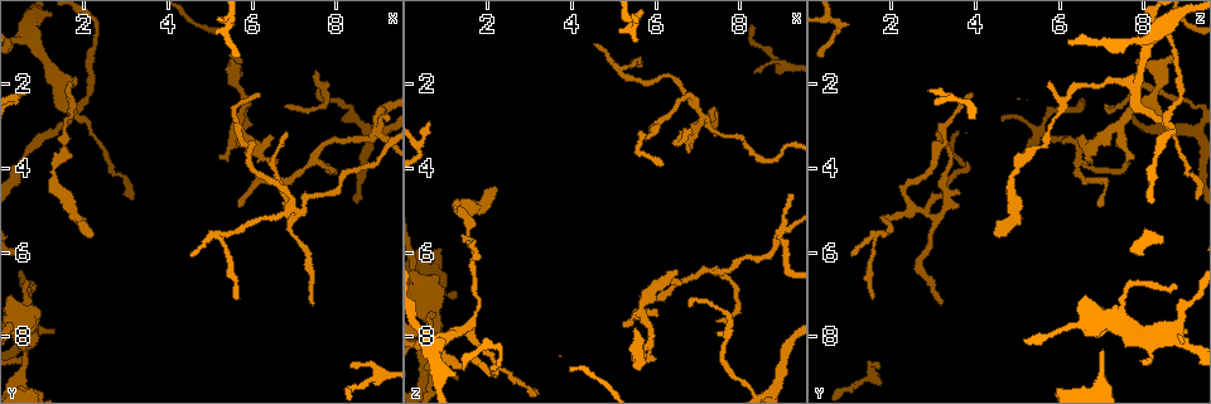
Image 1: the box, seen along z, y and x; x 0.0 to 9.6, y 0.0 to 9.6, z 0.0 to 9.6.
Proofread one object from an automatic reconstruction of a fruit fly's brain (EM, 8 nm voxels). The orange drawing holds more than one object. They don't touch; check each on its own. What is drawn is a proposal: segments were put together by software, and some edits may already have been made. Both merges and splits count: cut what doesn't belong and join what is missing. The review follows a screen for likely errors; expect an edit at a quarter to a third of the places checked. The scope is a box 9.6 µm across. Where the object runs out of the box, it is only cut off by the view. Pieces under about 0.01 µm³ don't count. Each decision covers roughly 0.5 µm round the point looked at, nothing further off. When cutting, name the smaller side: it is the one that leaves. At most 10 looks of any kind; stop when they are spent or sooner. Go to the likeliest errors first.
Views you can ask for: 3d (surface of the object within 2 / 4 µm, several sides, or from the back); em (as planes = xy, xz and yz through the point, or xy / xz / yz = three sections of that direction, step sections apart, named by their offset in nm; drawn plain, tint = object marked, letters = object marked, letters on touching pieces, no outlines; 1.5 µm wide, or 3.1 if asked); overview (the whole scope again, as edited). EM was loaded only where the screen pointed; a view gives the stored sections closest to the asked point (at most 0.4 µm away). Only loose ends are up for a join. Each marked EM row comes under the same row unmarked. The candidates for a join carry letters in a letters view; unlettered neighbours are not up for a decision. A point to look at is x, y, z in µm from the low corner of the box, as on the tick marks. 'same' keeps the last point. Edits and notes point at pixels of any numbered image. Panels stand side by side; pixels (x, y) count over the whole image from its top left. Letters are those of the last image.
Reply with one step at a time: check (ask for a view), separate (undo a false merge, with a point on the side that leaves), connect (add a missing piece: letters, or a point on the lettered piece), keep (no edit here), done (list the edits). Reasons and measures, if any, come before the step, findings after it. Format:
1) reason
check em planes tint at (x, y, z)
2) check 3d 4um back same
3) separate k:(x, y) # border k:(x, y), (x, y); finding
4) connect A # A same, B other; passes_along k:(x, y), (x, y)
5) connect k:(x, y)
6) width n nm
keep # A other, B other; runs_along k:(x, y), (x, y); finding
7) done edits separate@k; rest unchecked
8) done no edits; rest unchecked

an open end
check 3d 2um at (5.65, 1.40, 8.85)

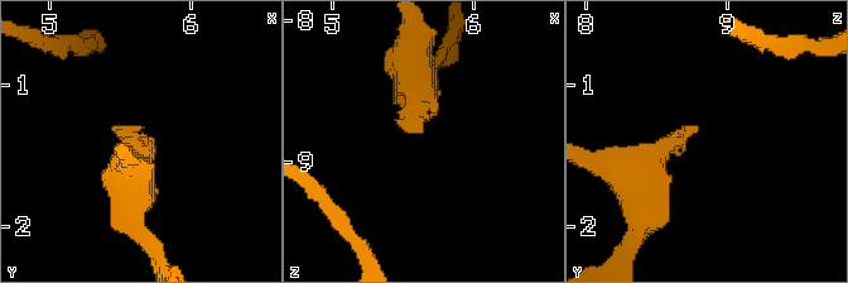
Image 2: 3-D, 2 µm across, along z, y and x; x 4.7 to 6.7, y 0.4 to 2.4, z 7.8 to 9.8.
shape alone is not enough
check em planes letters at (5.66, 1.34, 8.82)

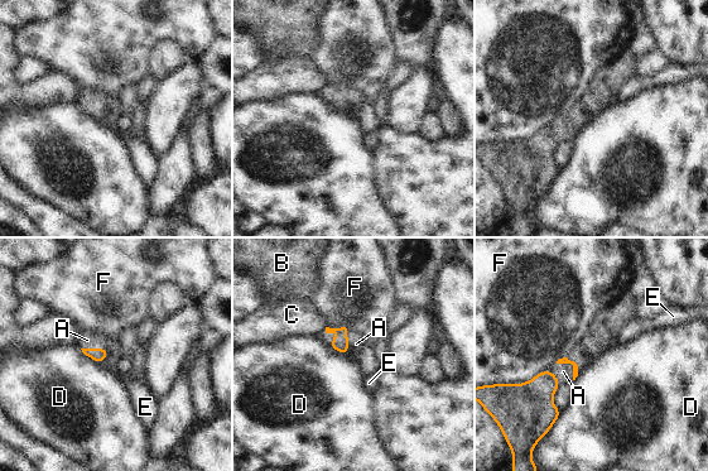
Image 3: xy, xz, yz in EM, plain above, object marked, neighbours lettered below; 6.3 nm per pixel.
longest_contact F 260 nm
connect A # A same, B other, C other, D other, E other, F other; it goes on there

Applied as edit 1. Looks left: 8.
check overview

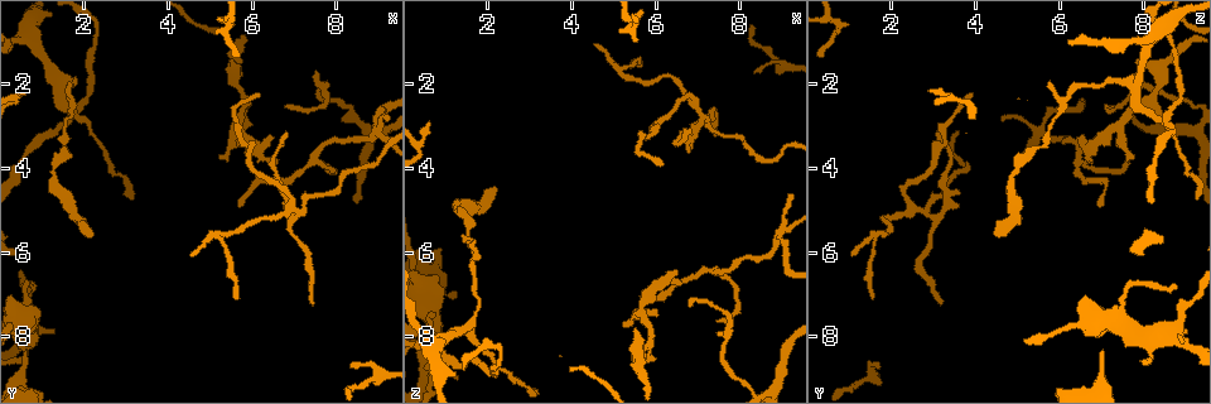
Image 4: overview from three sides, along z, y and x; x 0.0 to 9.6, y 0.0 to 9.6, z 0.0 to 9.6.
an open end
check 3d 2um at (5.25, 3.70, 7.70)

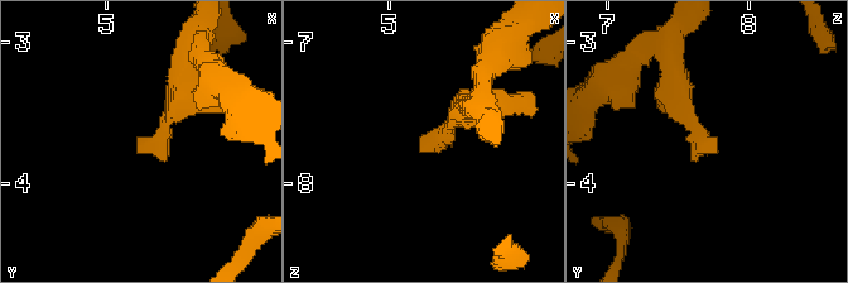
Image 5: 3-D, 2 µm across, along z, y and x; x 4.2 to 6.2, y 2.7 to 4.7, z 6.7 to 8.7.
check em planes letters at (5.22, 3.68, 7.76)

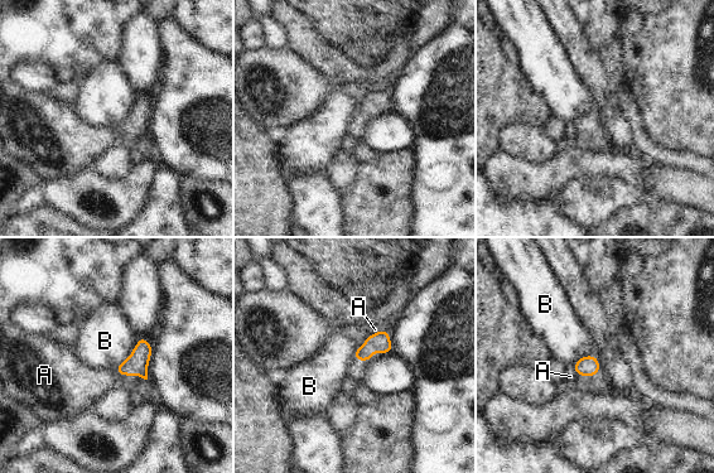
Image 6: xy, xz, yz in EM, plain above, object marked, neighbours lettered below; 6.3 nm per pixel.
width 100 nm
keep # A other, B other; border 6:(370, 333), (352, 356); none of them fits

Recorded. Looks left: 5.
branch stops here
check em xz step 4 letters at (1.35, 7.95, 8.95)

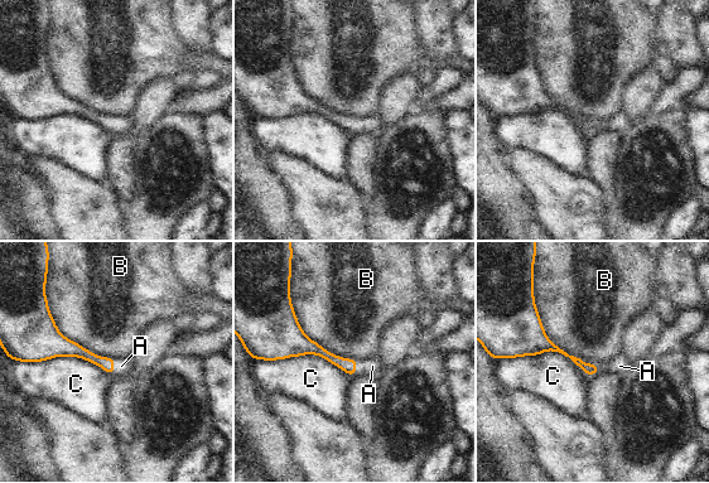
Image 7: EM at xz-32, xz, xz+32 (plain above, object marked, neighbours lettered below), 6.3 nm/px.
check em planes letters same

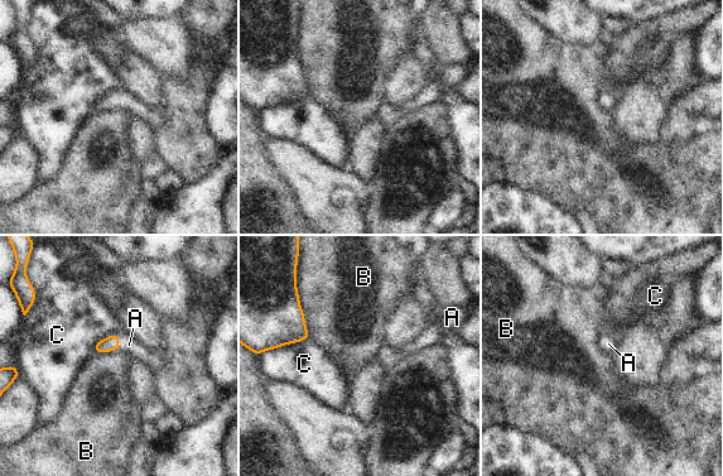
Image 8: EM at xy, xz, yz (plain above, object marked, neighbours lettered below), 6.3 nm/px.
connect A # A same, B other, C other; passes_along 8:(111, 342), (119, 345), (129, 345); the cell continues

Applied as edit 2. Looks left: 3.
an open end
check 3d 2um back at (6.40, 3.20, 6.55)

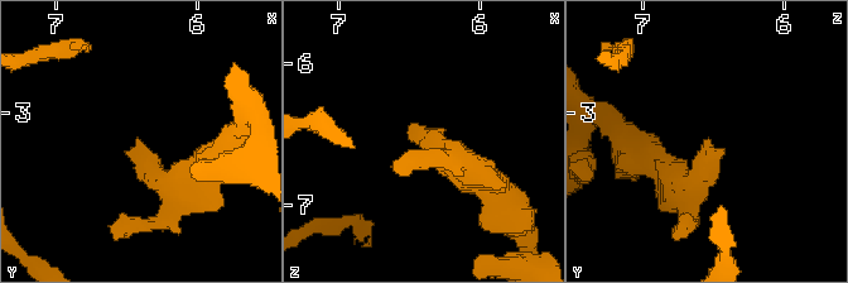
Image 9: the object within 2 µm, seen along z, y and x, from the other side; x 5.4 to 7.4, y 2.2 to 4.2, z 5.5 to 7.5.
now the EM
check em planes letters at (6.48, 3.18, 6.56)

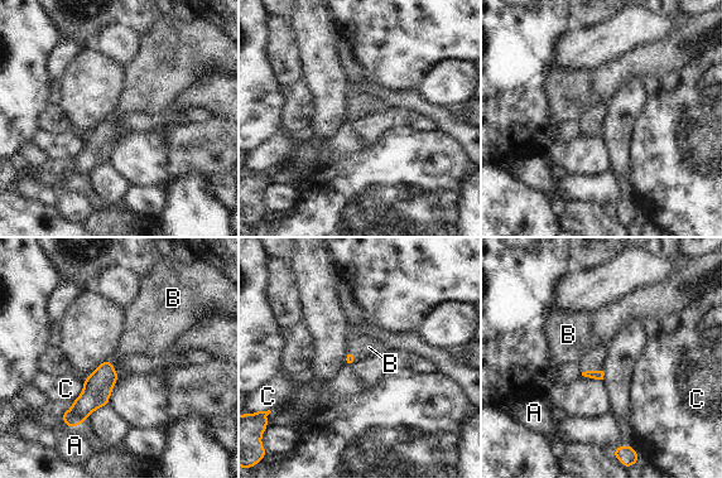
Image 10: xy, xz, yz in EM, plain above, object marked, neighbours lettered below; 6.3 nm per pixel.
longest_contact C 190 nm
connect B # A other, B same, C other; it goes on there

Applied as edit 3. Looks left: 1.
done edits connect@3, connect@8, connect@10; rest unchecked

